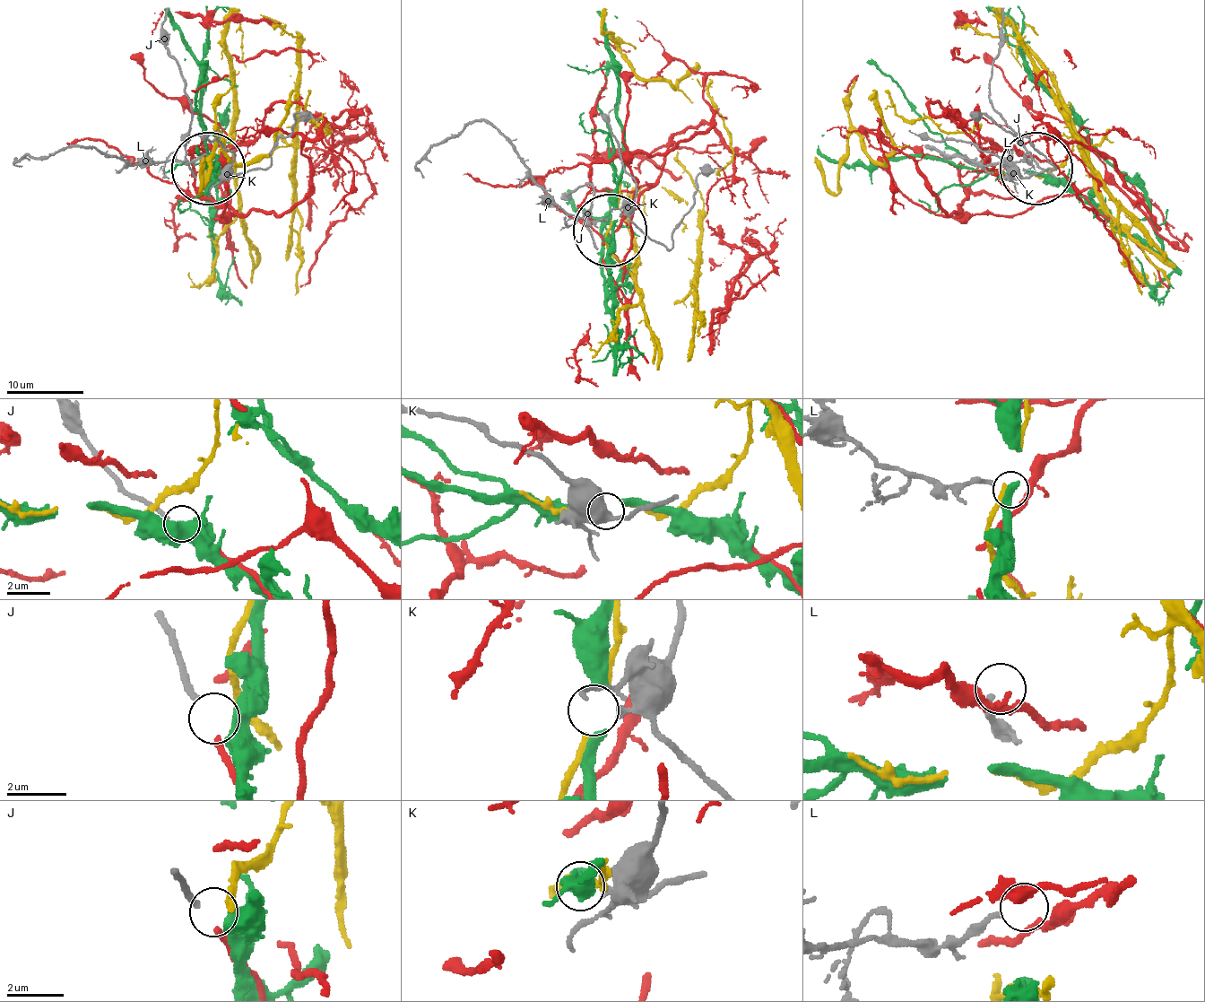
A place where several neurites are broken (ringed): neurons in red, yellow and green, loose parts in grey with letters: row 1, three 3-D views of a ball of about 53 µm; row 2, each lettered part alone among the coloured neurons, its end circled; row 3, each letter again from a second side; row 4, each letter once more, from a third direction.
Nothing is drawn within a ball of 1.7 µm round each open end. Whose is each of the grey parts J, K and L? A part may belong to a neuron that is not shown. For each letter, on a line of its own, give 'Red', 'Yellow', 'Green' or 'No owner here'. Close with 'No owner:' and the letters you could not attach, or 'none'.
J: Red
K: No owner here
L: No owner here
No owner: K, L

